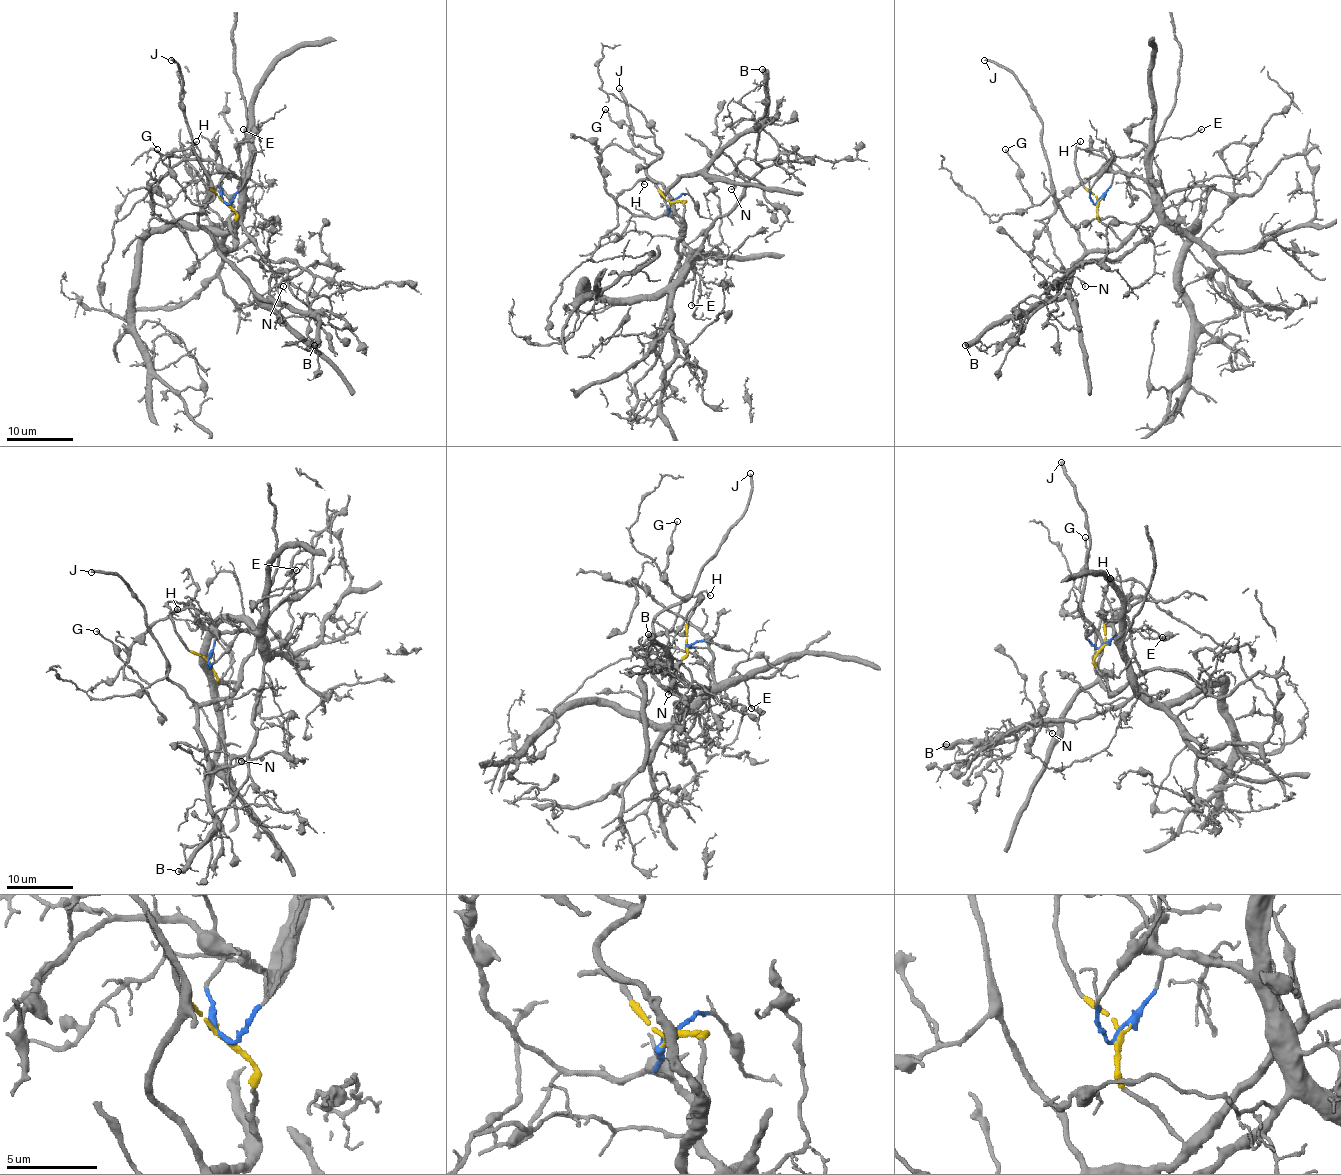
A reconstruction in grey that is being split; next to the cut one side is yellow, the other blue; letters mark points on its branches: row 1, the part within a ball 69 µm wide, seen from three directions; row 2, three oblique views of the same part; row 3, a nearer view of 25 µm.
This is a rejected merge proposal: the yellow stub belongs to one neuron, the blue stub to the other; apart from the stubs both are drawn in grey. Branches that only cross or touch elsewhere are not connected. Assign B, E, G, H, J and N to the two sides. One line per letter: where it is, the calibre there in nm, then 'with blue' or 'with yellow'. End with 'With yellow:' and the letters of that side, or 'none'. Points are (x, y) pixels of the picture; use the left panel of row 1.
B: place (314, 345); calibre 500 nm; with yellow
E: place (243, 129); calibre 150 nm; with yellow
G: place (157, 149); calibre 160 nm; with yellow
H: place (196, 141); calibre 130 nm; with yellow
J: place (171, 60); calibre 280 nm; with yellow
N: place (283, 286); calibre 70 nm; with yellow
With yellow: B, E, G, H, J, N

